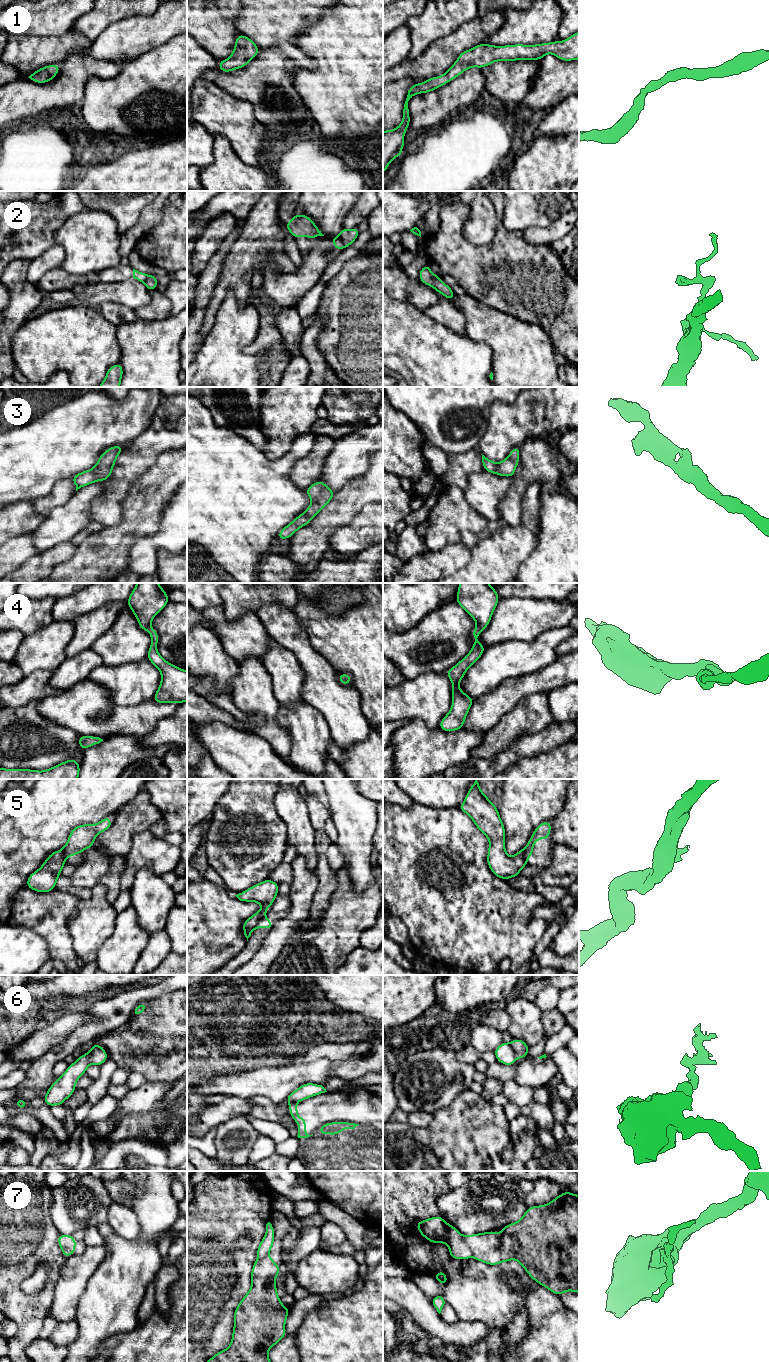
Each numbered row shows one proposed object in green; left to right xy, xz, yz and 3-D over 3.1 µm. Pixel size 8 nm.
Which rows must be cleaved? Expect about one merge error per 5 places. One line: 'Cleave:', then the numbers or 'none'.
Cleave: 2, 5, 6, 7

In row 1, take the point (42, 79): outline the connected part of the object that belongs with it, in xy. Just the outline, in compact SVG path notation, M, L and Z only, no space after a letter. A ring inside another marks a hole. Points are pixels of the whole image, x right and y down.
M59 64L44 66L41 69L36 70L28 78L35 83L48 83L58 74L59 70Z

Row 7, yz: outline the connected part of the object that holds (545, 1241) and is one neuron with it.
M567 1190L546 1205L529 1207L519 1221L502 1227L499 1236L494 1230L462 1238L478 1261L499 1265L515 1259L534 1281L552 1293L579 1293L579 1195Z

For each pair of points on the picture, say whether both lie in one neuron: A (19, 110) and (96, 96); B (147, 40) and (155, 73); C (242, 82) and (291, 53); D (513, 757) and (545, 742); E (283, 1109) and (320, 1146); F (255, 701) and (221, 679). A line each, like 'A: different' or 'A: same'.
A: different
B: different
C: same
D: same
E: different
F: different

